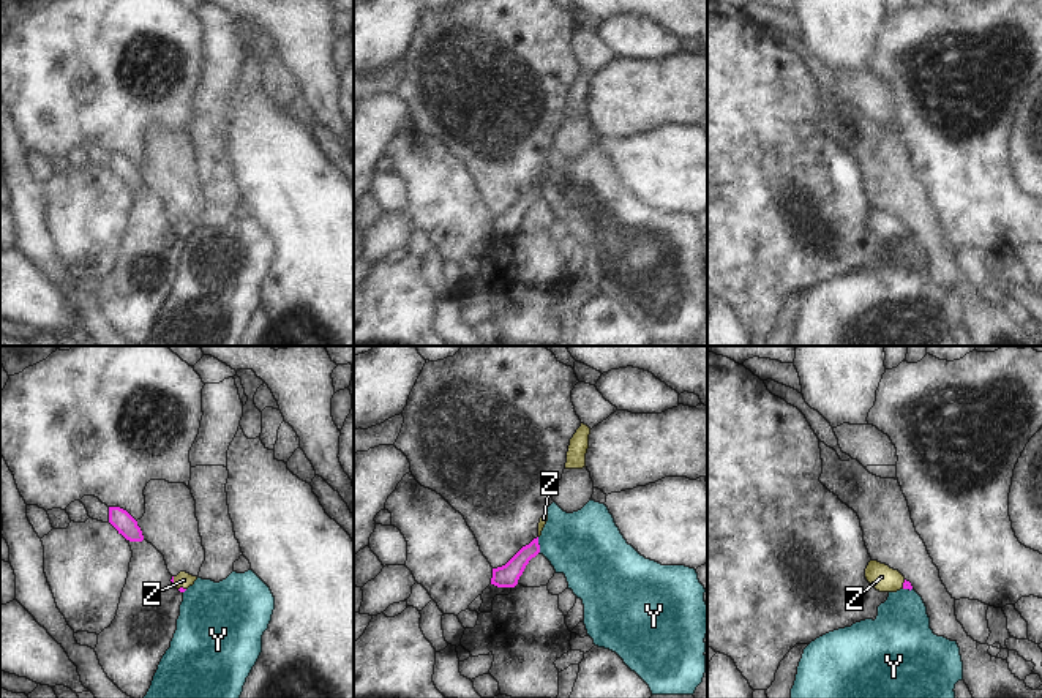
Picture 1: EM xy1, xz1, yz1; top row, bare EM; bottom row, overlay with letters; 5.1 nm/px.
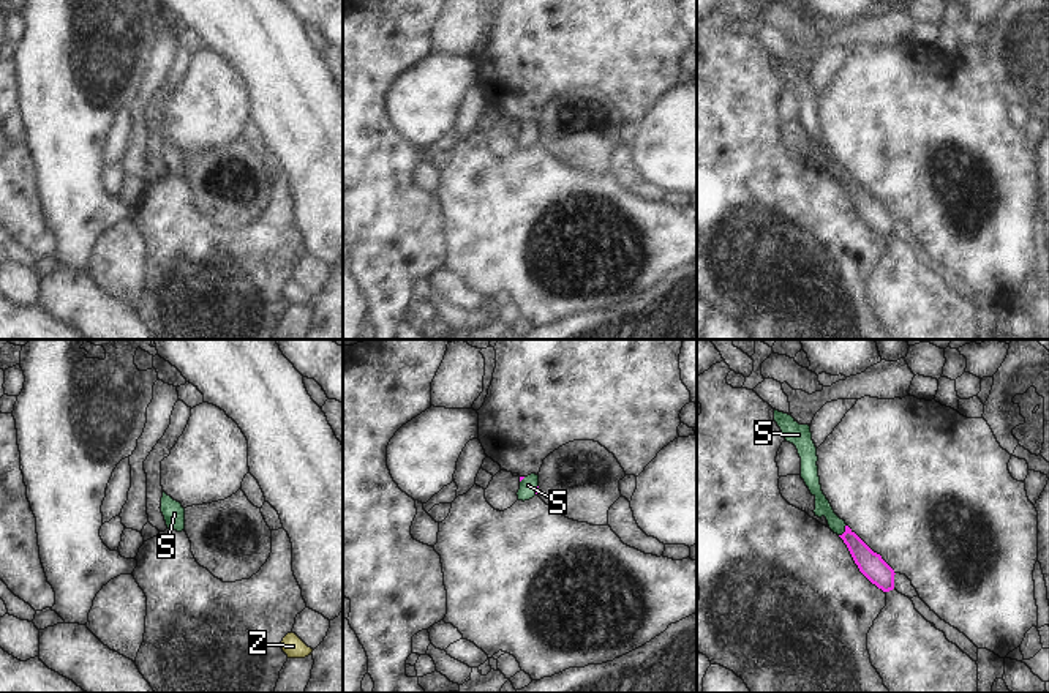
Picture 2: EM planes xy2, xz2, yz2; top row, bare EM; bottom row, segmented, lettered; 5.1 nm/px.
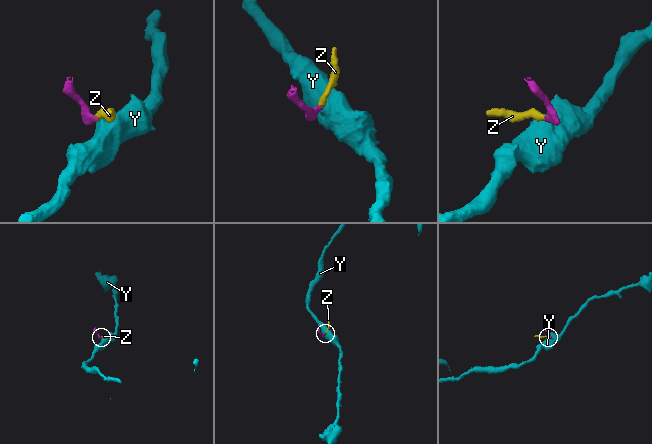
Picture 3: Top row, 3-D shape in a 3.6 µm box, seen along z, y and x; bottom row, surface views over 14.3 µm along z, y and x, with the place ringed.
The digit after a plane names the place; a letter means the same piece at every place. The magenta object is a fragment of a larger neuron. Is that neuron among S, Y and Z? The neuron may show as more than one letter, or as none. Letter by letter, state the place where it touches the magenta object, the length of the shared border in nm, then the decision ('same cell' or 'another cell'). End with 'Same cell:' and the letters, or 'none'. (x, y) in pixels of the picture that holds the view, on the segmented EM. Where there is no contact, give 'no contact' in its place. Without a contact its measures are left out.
S: contact yz2 (845, 531); length 70 nm; same cell
Y: contact xz1 (539, 545); length 80 nm; another cell
Z: contact yz1 (903, 585); length 50 nm; same cell
Same cell: S, Z

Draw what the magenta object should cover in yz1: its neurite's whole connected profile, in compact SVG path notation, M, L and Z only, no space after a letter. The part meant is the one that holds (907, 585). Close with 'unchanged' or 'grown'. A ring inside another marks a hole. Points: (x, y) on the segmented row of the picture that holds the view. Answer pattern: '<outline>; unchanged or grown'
M870 561L865 569L867 581L879 592L897 592L900 589L913 589L911 583L905 576L878 561Z; grown

